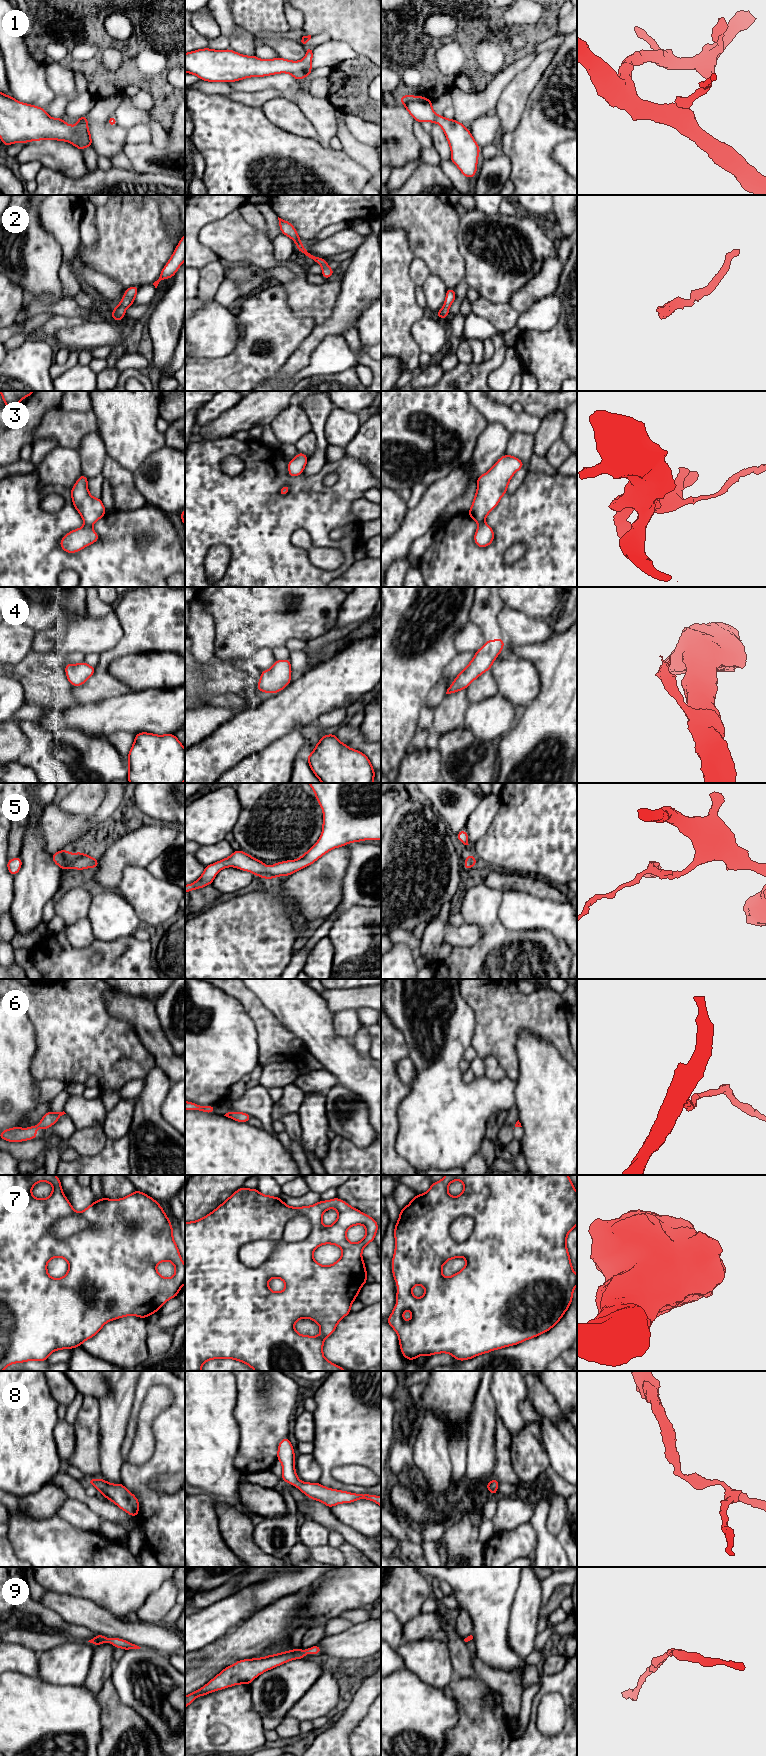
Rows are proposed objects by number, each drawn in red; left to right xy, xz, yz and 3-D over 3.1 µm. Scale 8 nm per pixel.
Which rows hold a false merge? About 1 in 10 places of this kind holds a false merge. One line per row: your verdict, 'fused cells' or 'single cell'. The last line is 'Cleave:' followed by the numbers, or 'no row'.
1: single cell
2: single cell
3: single cell
4: single cell
5: single cell
6: single cell
7: fused cells
8: single cell
9: single cell
Cleave: 7

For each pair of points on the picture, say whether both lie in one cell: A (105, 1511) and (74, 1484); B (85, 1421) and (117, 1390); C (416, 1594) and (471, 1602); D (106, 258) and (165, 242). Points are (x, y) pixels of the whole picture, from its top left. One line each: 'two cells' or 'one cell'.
A: one cell
B: two cells
C: two cells
D: one cell

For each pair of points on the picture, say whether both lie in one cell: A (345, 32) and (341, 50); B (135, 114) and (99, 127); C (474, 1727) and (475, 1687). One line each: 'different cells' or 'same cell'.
A: different cells
B: different cells
C: same cell

